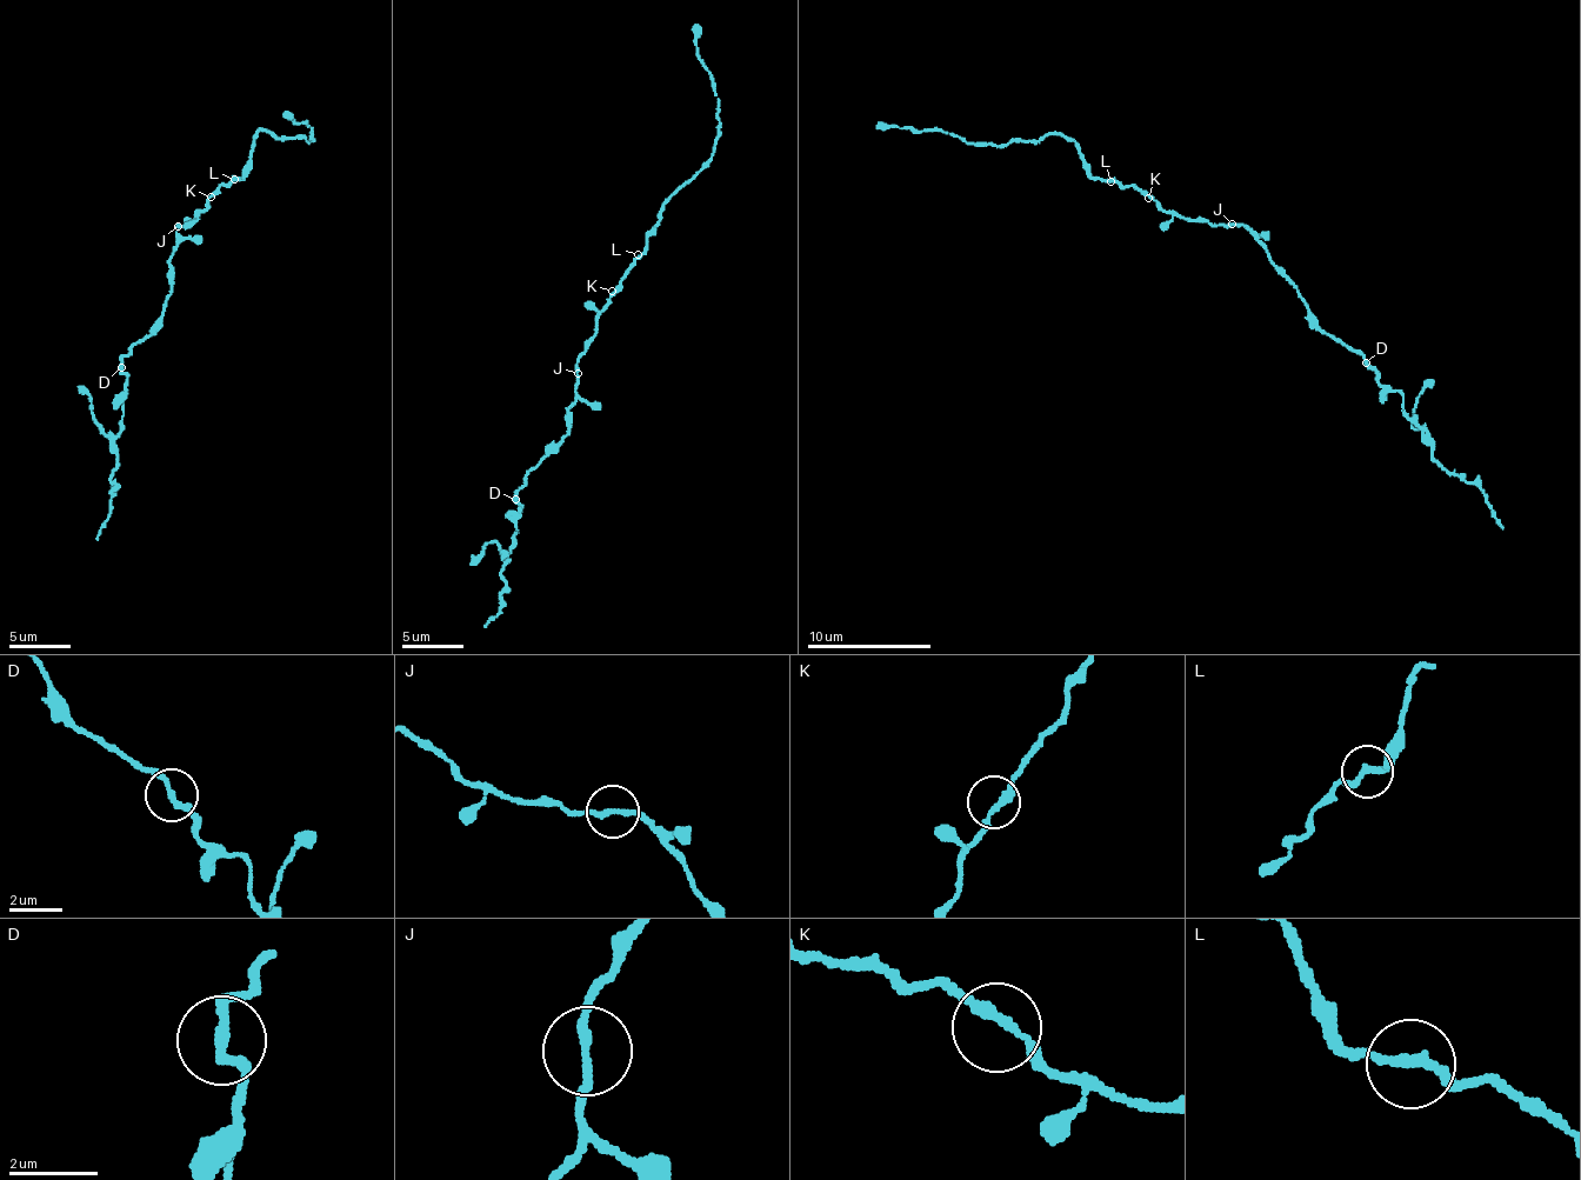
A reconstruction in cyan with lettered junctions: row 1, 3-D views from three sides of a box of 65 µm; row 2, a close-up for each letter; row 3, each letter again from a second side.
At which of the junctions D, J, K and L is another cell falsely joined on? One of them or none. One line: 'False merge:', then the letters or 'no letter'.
False merge: no letter

